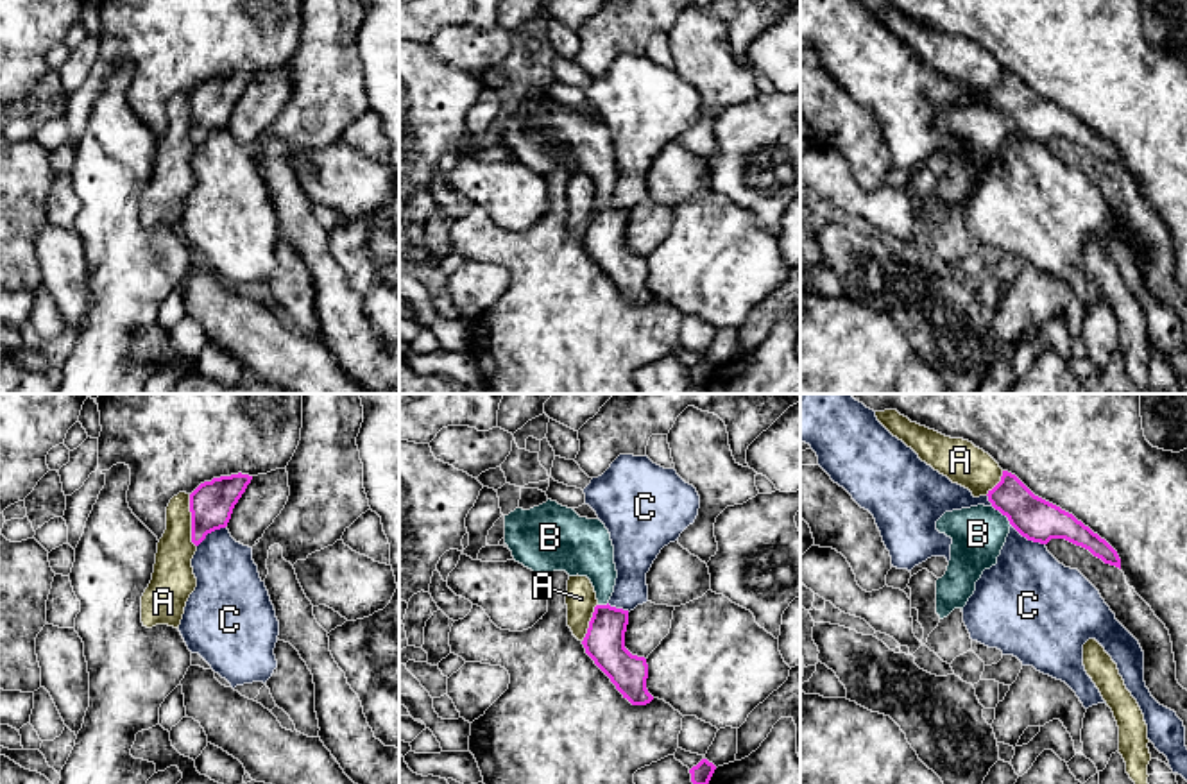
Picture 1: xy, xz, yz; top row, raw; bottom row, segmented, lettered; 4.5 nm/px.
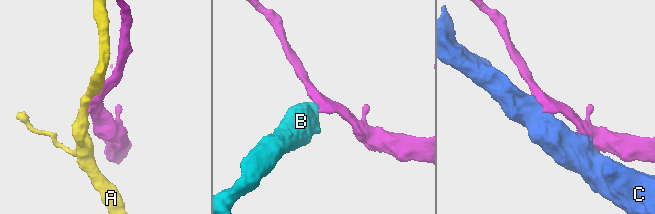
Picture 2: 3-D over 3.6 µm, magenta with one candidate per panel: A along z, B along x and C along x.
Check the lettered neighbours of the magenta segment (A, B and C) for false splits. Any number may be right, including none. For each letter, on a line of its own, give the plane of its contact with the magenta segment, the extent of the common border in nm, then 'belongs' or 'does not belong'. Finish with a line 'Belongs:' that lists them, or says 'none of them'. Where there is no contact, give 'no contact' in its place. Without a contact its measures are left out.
A: xy | 240 nm | does not belong
B: yz | 130 nm | belongs
C: yz | 180 nm | does not belong
Belongs: B

